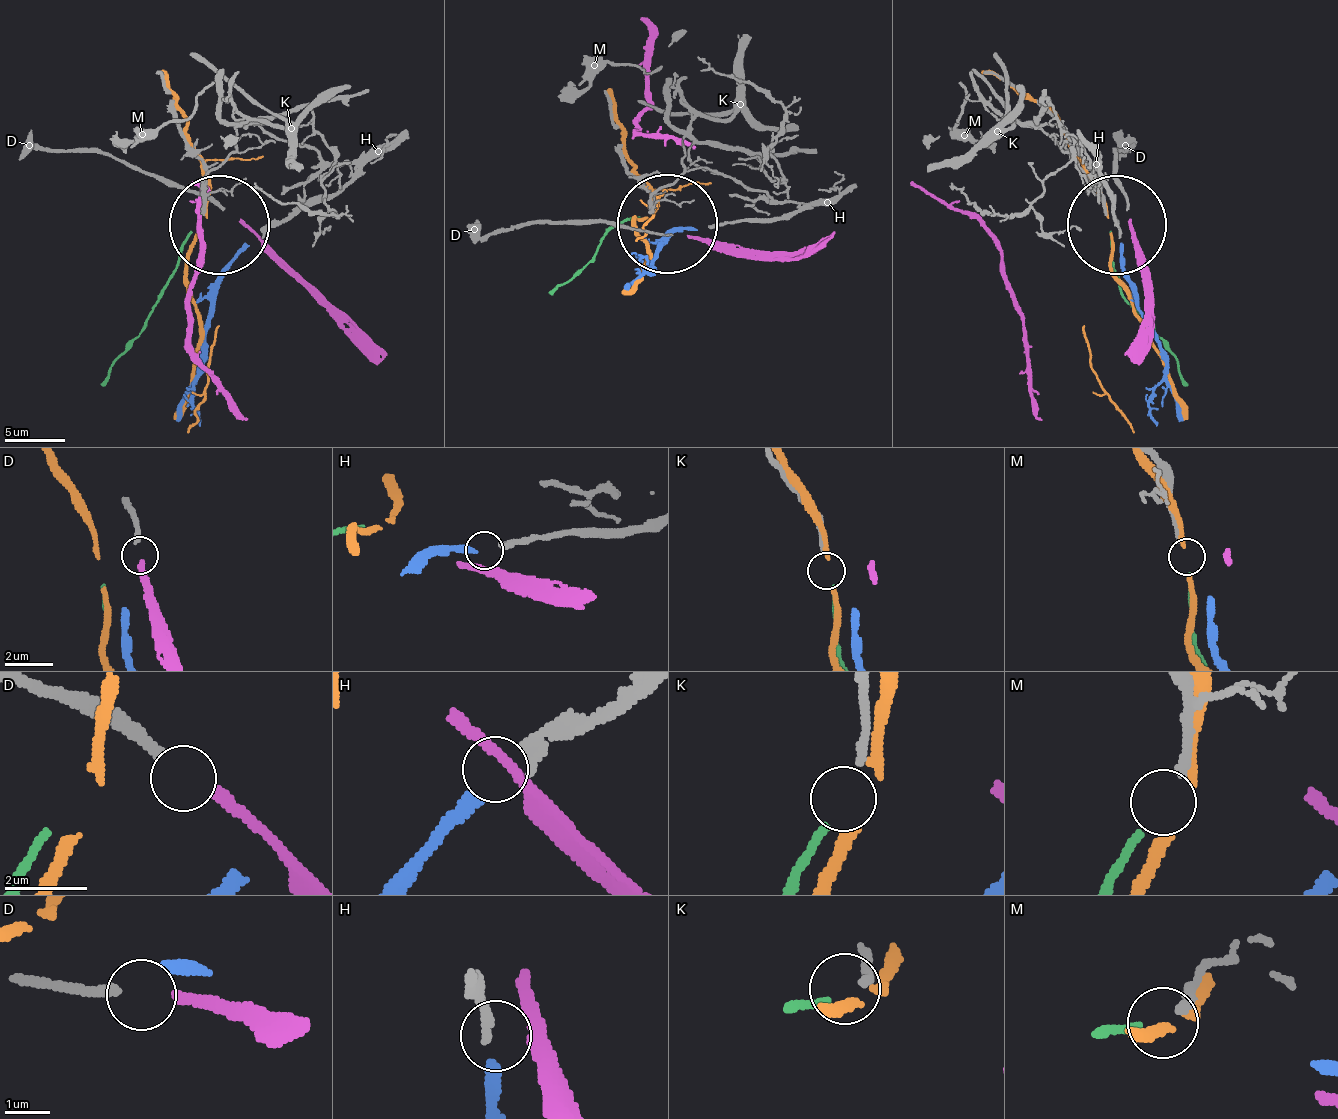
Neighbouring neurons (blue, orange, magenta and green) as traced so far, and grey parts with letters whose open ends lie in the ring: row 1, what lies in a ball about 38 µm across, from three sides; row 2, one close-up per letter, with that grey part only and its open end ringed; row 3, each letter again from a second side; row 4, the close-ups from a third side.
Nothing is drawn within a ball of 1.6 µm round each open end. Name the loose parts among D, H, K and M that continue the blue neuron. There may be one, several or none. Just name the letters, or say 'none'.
H

